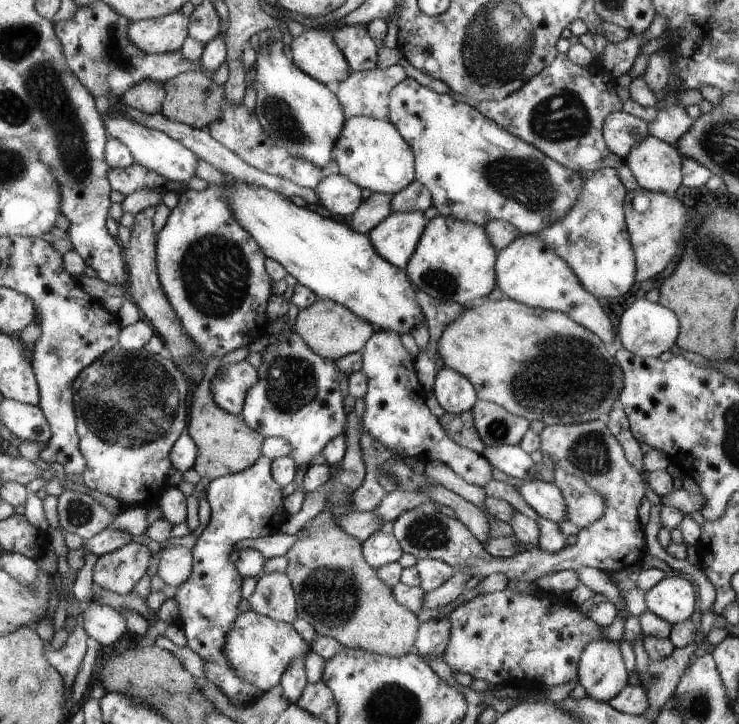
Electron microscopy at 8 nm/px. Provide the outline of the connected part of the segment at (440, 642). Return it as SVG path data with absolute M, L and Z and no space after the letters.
M448 612L440 620L424 622L417 632L416 650L426 658L443 656L450 640L451 624Z

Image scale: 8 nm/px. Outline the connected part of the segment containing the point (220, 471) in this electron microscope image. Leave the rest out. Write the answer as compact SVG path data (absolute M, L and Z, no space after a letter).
M210 358L206 362L202 382L194 389L193 398L190 400L189 424L185 428L185 431L197 446L198 456L194 470L202 478L208 478L210 481L252 467L263 455L265 439L260 432L246 424L241 414L234 415L226 412L214 400L210 388L212 387L212 378L216 376L219 370L221 359Z

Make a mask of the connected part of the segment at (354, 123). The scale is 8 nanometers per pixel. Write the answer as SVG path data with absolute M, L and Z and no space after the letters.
M348 117L333 150L339 173L378 194L396 194L415 180L415 156L397 127L388 120Z

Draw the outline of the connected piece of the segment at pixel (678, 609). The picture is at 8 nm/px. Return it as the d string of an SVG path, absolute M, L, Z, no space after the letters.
M680 576L664 577L645 593L644 598L648 610L671 625L696 614L694 586Z

